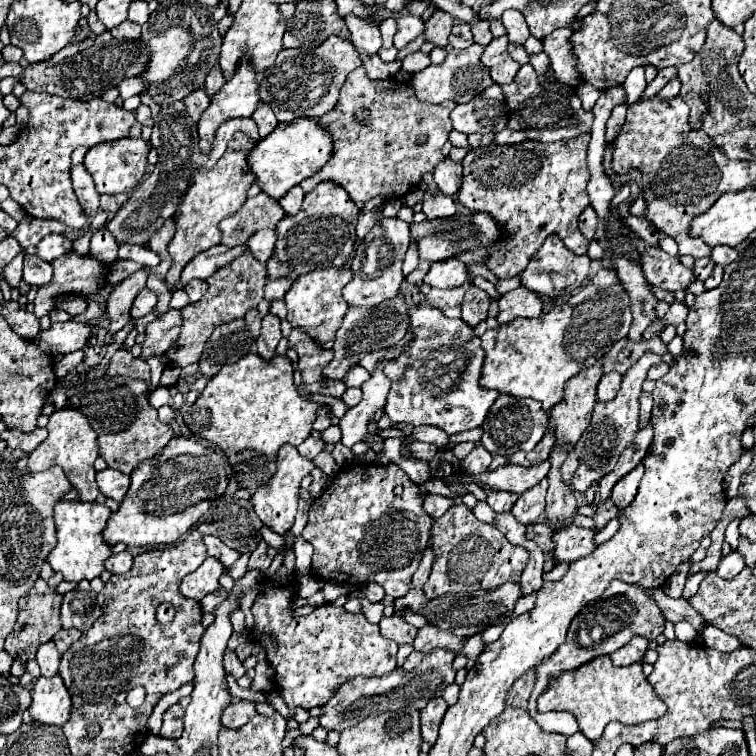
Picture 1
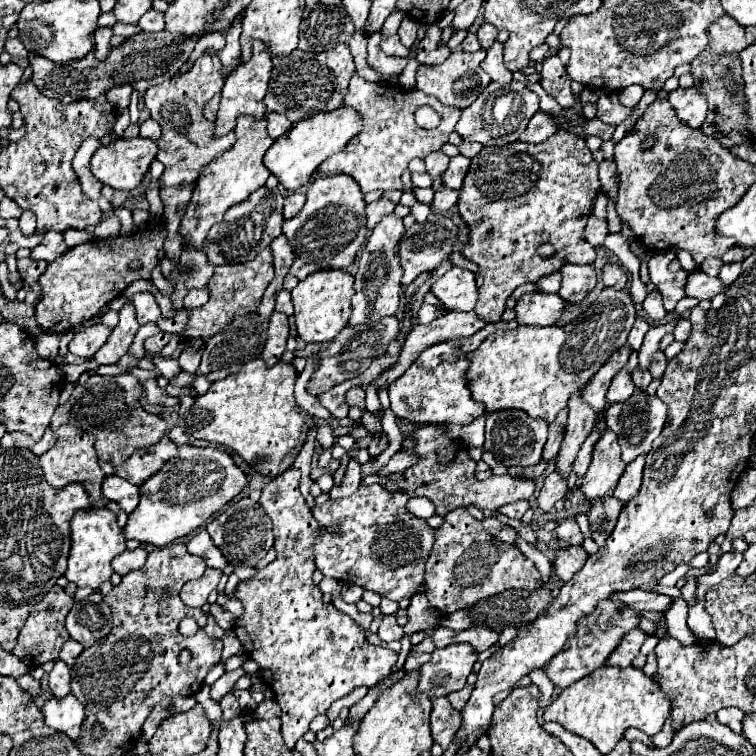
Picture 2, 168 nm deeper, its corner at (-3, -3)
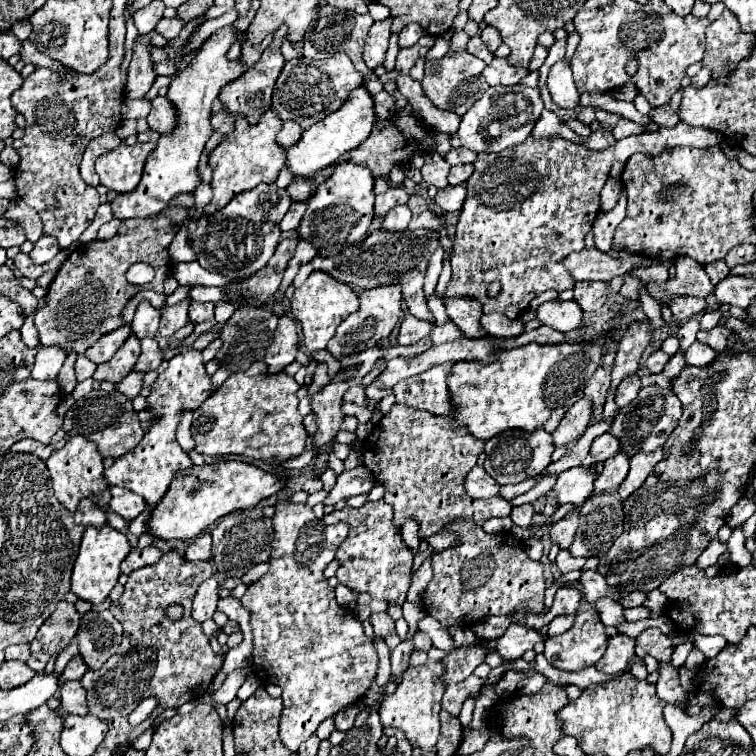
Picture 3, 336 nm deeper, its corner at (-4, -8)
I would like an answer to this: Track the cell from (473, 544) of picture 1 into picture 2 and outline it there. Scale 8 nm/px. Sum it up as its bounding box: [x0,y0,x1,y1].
[426,509,542,613]

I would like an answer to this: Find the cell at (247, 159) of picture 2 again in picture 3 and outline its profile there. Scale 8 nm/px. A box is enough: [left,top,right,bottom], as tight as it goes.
[205,110,285,214]

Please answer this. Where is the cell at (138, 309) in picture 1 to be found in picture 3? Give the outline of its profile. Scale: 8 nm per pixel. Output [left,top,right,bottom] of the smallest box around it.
[131,300,159,338]

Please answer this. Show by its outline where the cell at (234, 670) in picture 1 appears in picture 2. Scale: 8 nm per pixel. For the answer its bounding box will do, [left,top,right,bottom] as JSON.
[222,631,242,661]

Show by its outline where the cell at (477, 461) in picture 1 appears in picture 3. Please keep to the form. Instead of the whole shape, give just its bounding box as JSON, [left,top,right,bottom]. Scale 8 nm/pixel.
[465,466,501,498]

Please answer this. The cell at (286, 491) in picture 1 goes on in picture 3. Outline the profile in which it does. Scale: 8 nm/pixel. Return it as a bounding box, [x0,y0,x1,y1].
[241,500,379,752]

